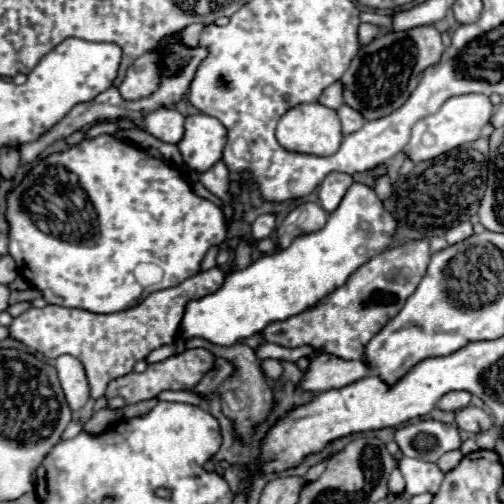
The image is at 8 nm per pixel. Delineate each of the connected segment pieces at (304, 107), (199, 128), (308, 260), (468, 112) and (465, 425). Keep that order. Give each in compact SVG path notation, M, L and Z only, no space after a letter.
M318 102L312 104L298 104L290 108L278 122L276 128L276 138L278 142L292 152L302 152L302 154L314 154L314 156L332 156L342 142L342 132L340 132L340 120L336 110L326 108Z
M194 114L186 118L184 136L178 142L178 150L190 170L204 174L222 158L224 144L226 128L212 116Z
M352 184L346 196L342 198L342 204L328 216L328 222L322 230L298 236L286 250L278 250L270 256L258 258L254 264L250 264L244 270L228 272L222 288L210 296L204 296L196 302L190 302L184 312L184 320L180 326L182 338L204 338L212 344L220 346L232 346L242 338L248 338L252 334L258 334L264 330L266 324L288 320L290 316L298 316L298 312L306 312L306 308L314 308L320 300L324 300L334 288L340 288L346 284L346 280L362 268L370 258L382 254L392 246L396 238L396 220L394 216L384 208L382 200L376 196L376 192L364 184Z
M464 94L464 96L454 96L450 100L446 100L446 104L442 104L442 108L436 114L430 114L426 118L422 118L414 128L412 128L412 138L406 146L406 154L414 160L414 162L422 162L422 160L430 160L436 158L452 148L458 148L462 144L474 142L480 138L480 130L490 122L494 112L494 106L490 102L488 96L484 94Z
M466 406L456 414L456 422L460 430L466 430L470 434L480 434L486 432L486 428L490 428L490 424L494 424L492 416L486 414L482 408L476 406Z

